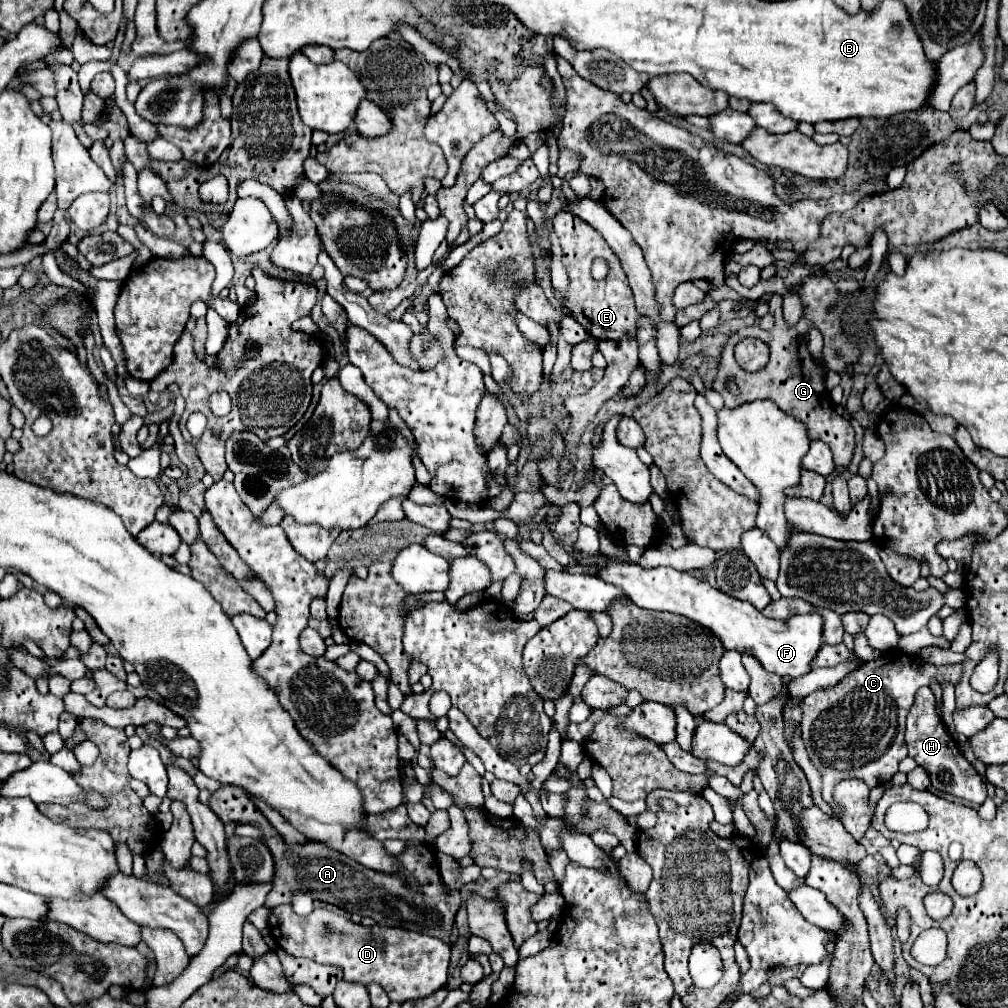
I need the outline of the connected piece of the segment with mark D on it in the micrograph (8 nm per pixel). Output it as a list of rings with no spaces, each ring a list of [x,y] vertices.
[[[280,905],[270,911],[270,931],[286,953],[308,957],[322,965],[338,965],[344,969],[346,981],[362,985],[378,983],[398,1003],[424,999],[442,989],[448,979],[452,947],[430,935],[380,925],[368,929],[326,907],[316,907],[310,915],[300,917],[292,911],[292,905]]]

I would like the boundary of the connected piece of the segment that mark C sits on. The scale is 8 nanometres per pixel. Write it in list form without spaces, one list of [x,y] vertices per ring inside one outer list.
[[[896,649],[870,663],[862,663],[836,687],[810,693],[802,701],[802,739],[822,775],[824,801],[832,803],[832,791],[844,779],[862,779],[872,787],[880,777],[876,771],[886,771],[886,781],[890,781],[898,771],[898,763],[908,755],[904,731],[916,691],[936,679],[940,685],[948,679],[956,685],[960,675],[962,665],[932,665],[918,655]]]

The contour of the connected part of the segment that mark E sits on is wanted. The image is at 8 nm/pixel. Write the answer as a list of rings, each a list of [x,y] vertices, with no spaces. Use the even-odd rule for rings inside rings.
[[[558,211],[552,223],[562,245],[562,263],[570,281],[566,291],[558,291],[558,289],[552,289],[552,291],[556,299],[560,299],[562,307],[566,309],[566,315],[572,315],[578,323],[582,323],[586,331],[598,341],[600,339],[616,341],[626,333],[636,333],[636,321],[640,315],[636,313],[632,289],[628,287],[626,273],[622,271],[616,253],[612,253],[612,249],[608,247],[608,243],[600,237],[596,229],[588,227],[586,221],[578,219],[570,211]],[[598,257],[608,263],[608,275],[600,281],[596,281],[590,273],[592,261]]]

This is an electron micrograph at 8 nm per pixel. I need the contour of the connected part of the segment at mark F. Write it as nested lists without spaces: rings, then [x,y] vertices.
[[[576,553],[576,557],[580,559],[578,563],[582,565],[602,565],[604,569],[598,573],[598,577],[620,587],[638,607],[684,615],[708,627],[724,643],[726,649],[756,657],[766,671],[776,673],[780,677],[796,679],[796,677],[810,673],[810,663],[812,659],[816,659],[816,651],[822,647],[822,625],[824,623],[816,611],[806,613],[806,615],[796,615],[788,621],[772,621],[772,619],[766,619],[750,603],[730,599],[726,593],[710,587],[708,581],[696,579],[672,567],[642,569],[640,565],[620,563],[606,555],[586,557],[582,553]]]

